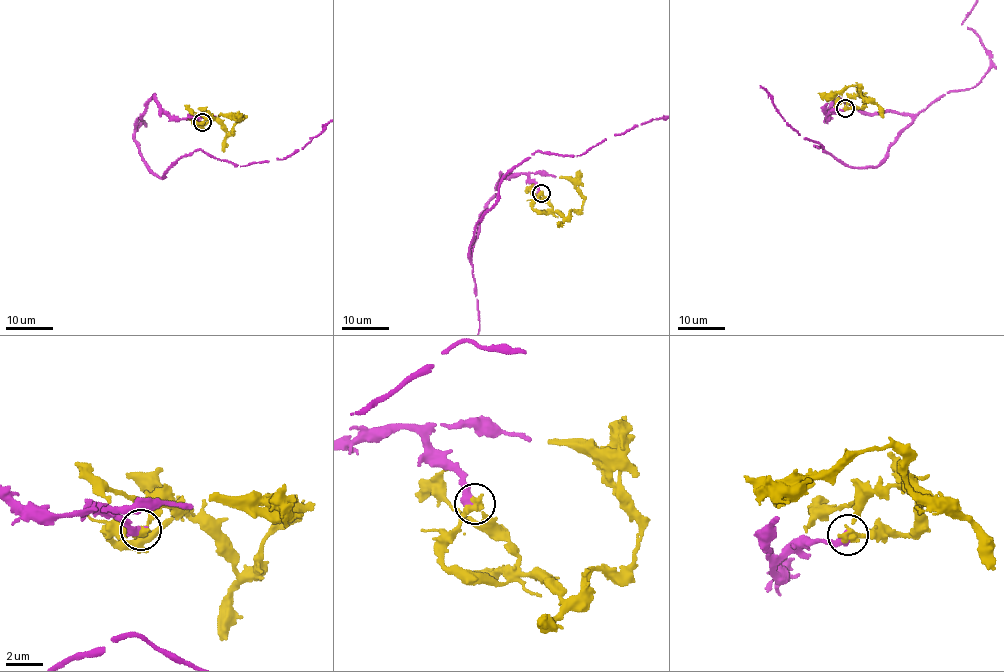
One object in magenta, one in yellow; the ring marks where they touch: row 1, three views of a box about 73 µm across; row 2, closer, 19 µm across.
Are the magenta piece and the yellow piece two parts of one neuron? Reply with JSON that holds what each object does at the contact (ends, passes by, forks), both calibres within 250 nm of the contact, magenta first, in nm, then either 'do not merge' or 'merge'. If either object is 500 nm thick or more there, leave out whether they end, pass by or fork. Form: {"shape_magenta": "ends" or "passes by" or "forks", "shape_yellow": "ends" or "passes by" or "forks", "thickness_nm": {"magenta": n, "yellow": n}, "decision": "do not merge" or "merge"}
{"shape_magenta": "ends", "shape_yellow": "passes by", "thickness_nm": {"magenta": 440, "yellow": 340}, "decision": "merge"}

